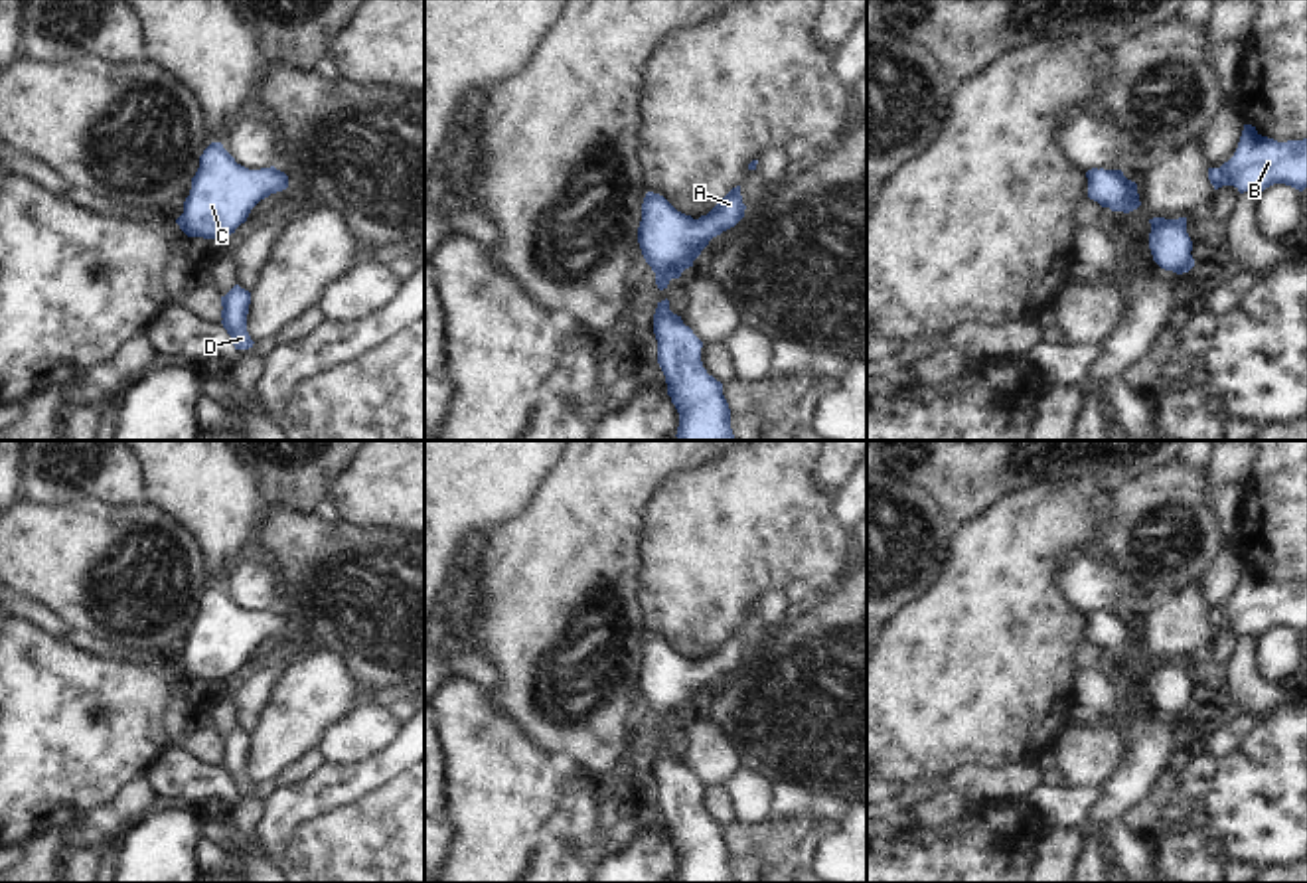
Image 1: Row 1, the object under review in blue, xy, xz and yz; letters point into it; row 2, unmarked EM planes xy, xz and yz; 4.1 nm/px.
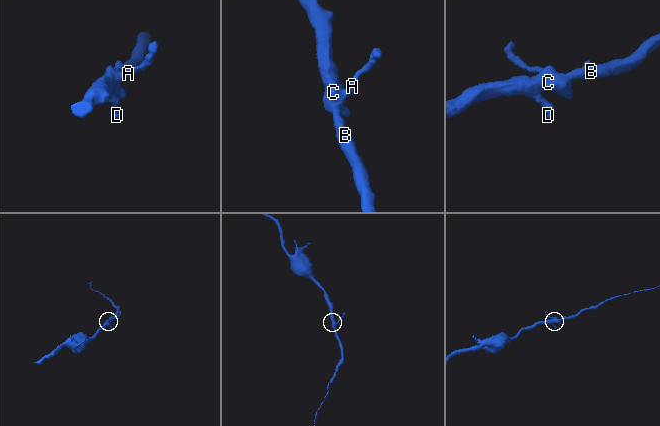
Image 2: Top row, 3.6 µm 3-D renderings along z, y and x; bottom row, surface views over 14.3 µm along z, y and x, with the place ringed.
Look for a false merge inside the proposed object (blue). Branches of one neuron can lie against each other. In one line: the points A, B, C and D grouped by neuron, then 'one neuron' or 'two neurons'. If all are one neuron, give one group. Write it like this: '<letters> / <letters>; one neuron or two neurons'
A B C D; one neuron

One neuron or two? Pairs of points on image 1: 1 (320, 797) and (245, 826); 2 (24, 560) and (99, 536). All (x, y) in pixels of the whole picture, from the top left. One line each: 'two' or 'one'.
1: two
2: one

